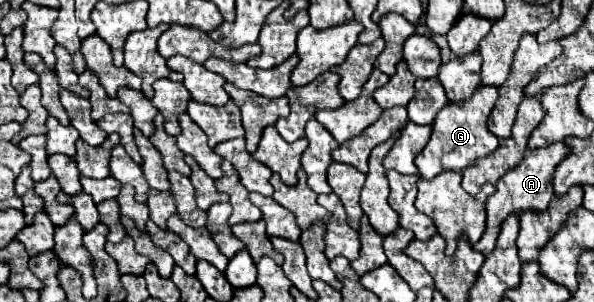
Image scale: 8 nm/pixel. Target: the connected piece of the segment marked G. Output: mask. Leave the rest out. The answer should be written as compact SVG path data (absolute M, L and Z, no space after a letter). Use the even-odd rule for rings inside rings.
M481 84L481 88L477 88L477 92L473 92L471 100L465 100L461 104L449 102L437 114L429 142L415 158L415 164L423 178L433 178L443 170L463 172L467 166L473 164L473 160L487 156L489 152L493 152L499 146L499 138L493 136L487 128L487 118L495 106L495 100L497 100L497 88Z

